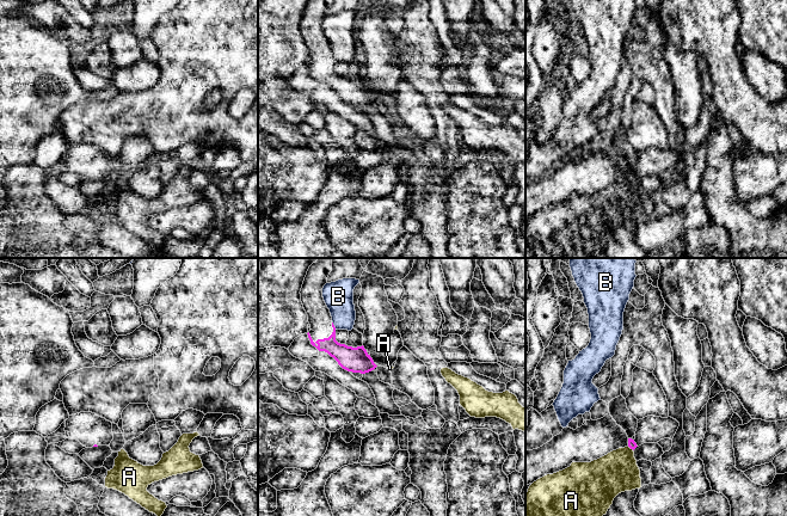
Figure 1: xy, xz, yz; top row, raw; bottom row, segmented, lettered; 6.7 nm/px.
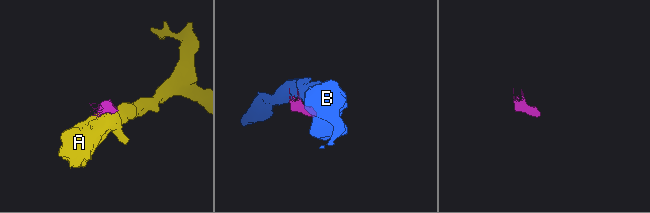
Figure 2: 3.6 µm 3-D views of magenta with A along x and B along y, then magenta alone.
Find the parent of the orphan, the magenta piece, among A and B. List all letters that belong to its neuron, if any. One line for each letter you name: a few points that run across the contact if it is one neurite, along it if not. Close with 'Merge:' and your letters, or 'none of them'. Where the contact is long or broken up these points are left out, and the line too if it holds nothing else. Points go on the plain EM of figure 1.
Merge: none of them

